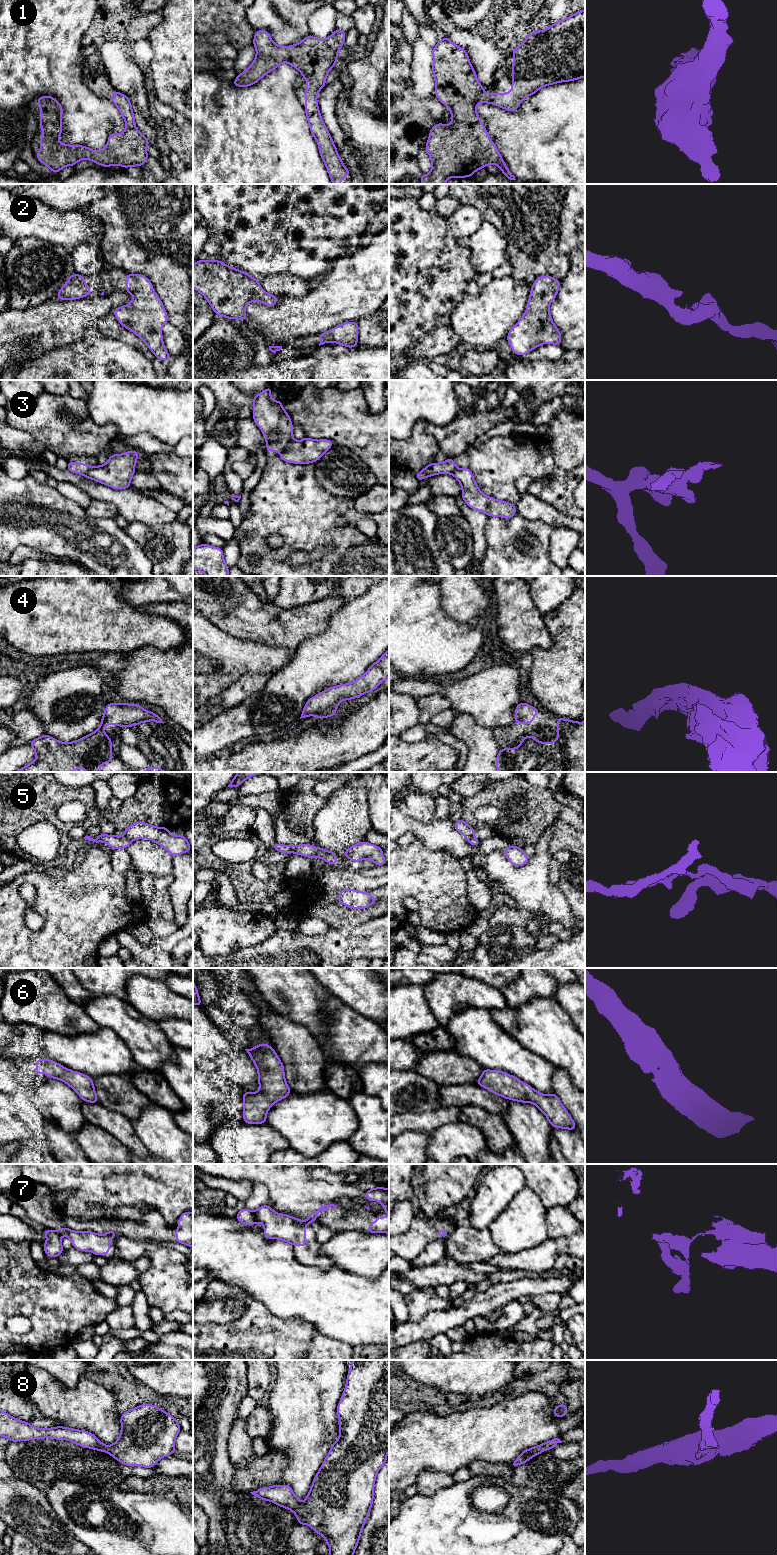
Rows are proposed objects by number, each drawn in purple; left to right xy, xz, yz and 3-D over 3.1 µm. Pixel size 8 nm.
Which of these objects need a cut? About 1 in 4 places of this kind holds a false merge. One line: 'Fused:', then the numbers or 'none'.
Fused: 3, 5, 7

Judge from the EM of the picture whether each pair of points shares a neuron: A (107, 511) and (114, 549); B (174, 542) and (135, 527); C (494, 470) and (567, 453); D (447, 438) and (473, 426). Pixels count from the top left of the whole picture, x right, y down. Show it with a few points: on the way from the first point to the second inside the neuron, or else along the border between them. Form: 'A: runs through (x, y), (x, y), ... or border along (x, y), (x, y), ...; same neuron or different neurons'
A: border along (86, 510), (91, 516), (113, 519); different neurons
B: runs through (164, 541), (155, 541), (145, 536); same neuron
C: border along (544, 436), (554, 462), (560, 468), (572, 470); different neurons
D: runs through (453, 438), (467, 427); same neuron

